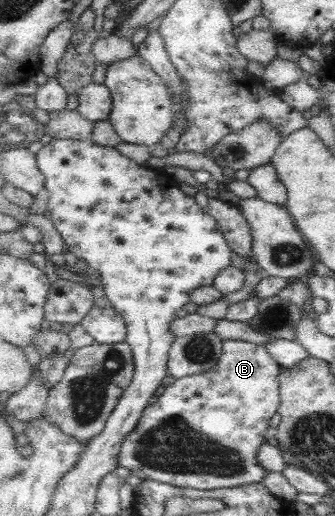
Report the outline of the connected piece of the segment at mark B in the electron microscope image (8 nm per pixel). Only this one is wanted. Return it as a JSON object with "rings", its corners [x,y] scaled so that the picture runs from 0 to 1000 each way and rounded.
{"rings":[[[672,657],[669,659],[669,676],[666,676],[666,690],[654,694],[651,702],[618,719],[609,719],[597,725],[582,725],[573,729],[543,731],[522,736],[516,746],[481,756],[472,766],[472,773],[463,781],[442,785],[442,791],[433,793],[409,828],[373,849],[370,860],[364,862],[364,872],[358,884],[352,886],[355,901],[361,905],[376,905],[385,911],[406,911],[424,913],[439,924],[460,928],[463,932],[484,932],[496,938],[525,940],[528,944],[555,944],[555,946],[576,946],[576,948],[603,948],[603,950],[633,950],[633,948],[660,948],[660,946],[716,946],[722,940],[752,938],[752,936],[773,936],[785,932],[785,924],[797,921],[803,915],[800,909],[791,909],[785,901],[776,899],[776,893],[767,890],[773,884],[776,866],[794,859],[791,851],[797,851],[797,839],[803,839],[803,828],[809,828],[809,808],[830,798],[833,781],[839,781],[839,773],[833,773],[833,733],[842,721],[842,711],[833,711],[833,702],[815,694],[815,688],[803,686],[803,680],[794,676],[791,671],[761,667],[749,661],[701,661],[696,657]]]}

